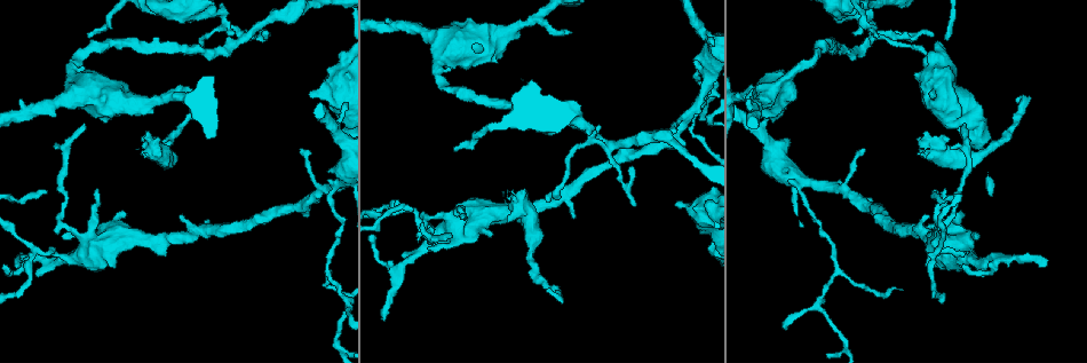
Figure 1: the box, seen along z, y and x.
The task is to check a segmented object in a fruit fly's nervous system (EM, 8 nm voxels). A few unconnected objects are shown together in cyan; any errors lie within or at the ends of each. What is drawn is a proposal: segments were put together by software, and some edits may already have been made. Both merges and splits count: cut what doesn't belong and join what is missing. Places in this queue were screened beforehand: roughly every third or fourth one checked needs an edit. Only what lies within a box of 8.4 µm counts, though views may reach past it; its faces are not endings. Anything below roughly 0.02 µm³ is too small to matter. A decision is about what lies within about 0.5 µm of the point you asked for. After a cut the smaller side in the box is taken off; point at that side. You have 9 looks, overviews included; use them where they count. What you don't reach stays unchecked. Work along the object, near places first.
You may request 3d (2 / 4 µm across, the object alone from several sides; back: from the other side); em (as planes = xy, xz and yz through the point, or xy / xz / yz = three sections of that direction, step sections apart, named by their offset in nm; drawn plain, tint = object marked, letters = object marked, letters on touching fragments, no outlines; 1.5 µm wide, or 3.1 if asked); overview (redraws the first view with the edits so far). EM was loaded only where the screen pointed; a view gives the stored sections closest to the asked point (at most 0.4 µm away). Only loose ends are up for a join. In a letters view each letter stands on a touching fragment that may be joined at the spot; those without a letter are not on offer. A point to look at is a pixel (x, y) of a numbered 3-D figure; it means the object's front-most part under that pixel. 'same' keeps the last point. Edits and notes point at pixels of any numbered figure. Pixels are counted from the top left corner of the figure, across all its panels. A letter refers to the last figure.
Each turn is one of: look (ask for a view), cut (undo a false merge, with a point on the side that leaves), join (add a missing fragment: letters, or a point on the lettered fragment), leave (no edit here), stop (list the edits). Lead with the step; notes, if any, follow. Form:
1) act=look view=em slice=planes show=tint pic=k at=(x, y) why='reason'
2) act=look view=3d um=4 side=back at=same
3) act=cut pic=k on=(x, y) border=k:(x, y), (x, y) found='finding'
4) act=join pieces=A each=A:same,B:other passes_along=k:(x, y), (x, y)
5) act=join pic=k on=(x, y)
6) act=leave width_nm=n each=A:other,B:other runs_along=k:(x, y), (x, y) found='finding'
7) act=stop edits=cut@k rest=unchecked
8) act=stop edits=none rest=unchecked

act=look view=em slice=planes show=tint pic=1 at=(553, 291) why='long arm stops here'

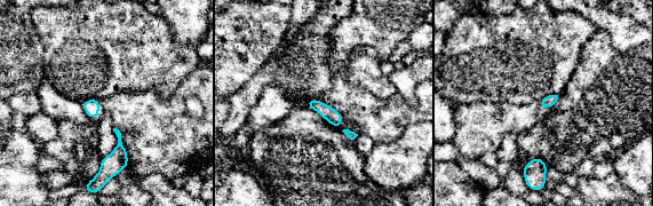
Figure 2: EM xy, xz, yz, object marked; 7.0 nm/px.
act=look view=em slice=planes show=letters at=same

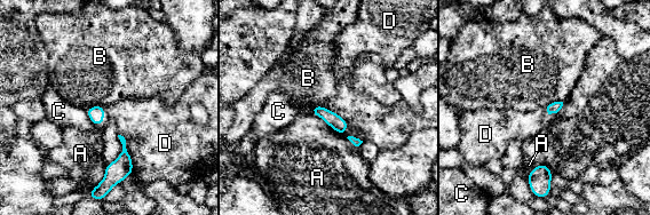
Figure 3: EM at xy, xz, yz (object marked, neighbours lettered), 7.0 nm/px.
act=leave each=A:other,B:other,C:other,D:other found='none of them fits'

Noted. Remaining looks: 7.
act=look view=em slice=yz step=4 show=tint pic=1 at=(530, 247) why='calibre changes'

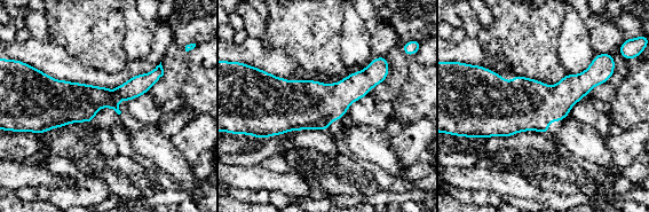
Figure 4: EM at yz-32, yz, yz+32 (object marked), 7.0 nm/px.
act=look view=em slice=xz step=8 show=letters at=same why='another direction'

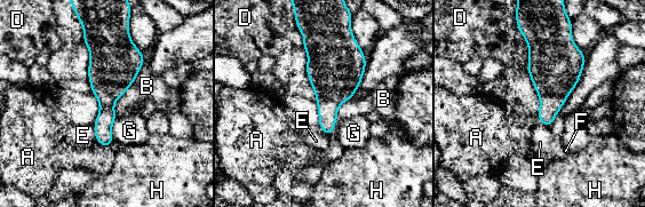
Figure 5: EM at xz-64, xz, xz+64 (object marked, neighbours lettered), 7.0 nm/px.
act=leave longest_contact=B:440nm each=A:other,B:other,D:other,E:other,F:other,G:other,H:other border=5:(145, 63), (114, 103), (116, 116) found='all the same cell'

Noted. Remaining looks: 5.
act=look view=em slice=xy step=4 show=tint pic=1 at=(243, 37) why='abrupt turn'

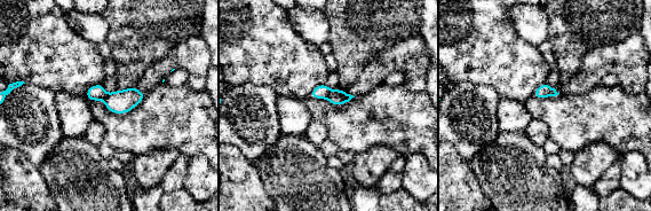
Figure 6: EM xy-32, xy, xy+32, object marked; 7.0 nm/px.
act=look view=em slice=xy step=4 show=letters at=same why='what lies round it'

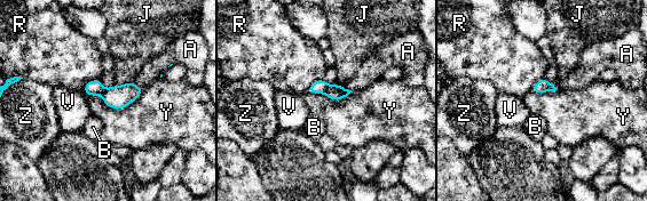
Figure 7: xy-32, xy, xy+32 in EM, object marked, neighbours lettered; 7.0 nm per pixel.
act=cut pic=7 on=(336, 91) width_nm=40 each=A:other,B:other,J:other,R:other,V:other,Y:other,Z:other found='a second cell is stuck on'

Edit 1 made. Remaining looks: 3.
act=look view=em slice=yz step=4 show=letters pic=1 at=(933, 95) why='free end'

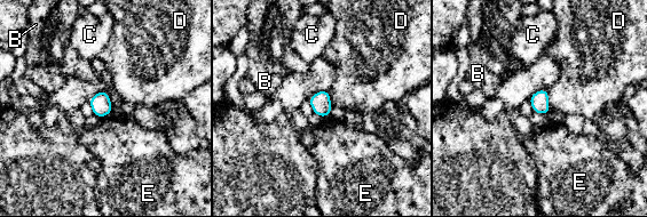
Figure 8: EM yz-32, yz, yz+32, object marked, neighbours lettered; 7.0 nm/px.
act=look view=em slice=planes show=letters at=same why='another direction'

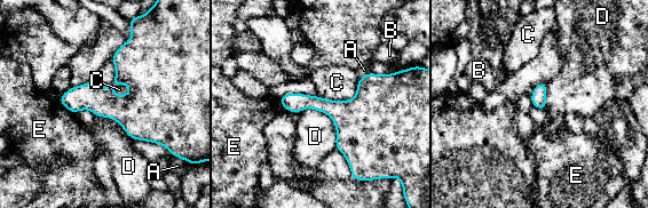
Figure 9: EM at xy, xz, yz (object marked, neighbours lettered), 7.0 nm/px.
act=leave each=A:other,B:other,C:other,D:other,E:other found='none of them fits'

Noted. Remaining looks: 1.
act=stop edits=cut@7 rest=unchecked

